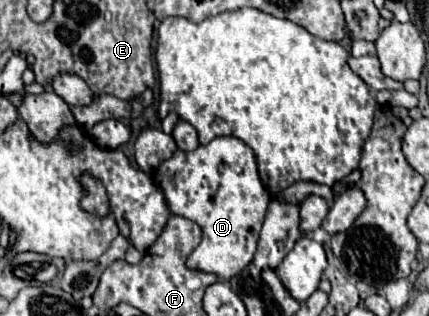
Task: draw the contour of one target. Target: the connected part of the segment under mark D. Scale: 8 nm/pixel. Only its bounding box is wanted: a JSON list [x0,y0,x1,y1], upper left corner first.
[152,136,270,280]

